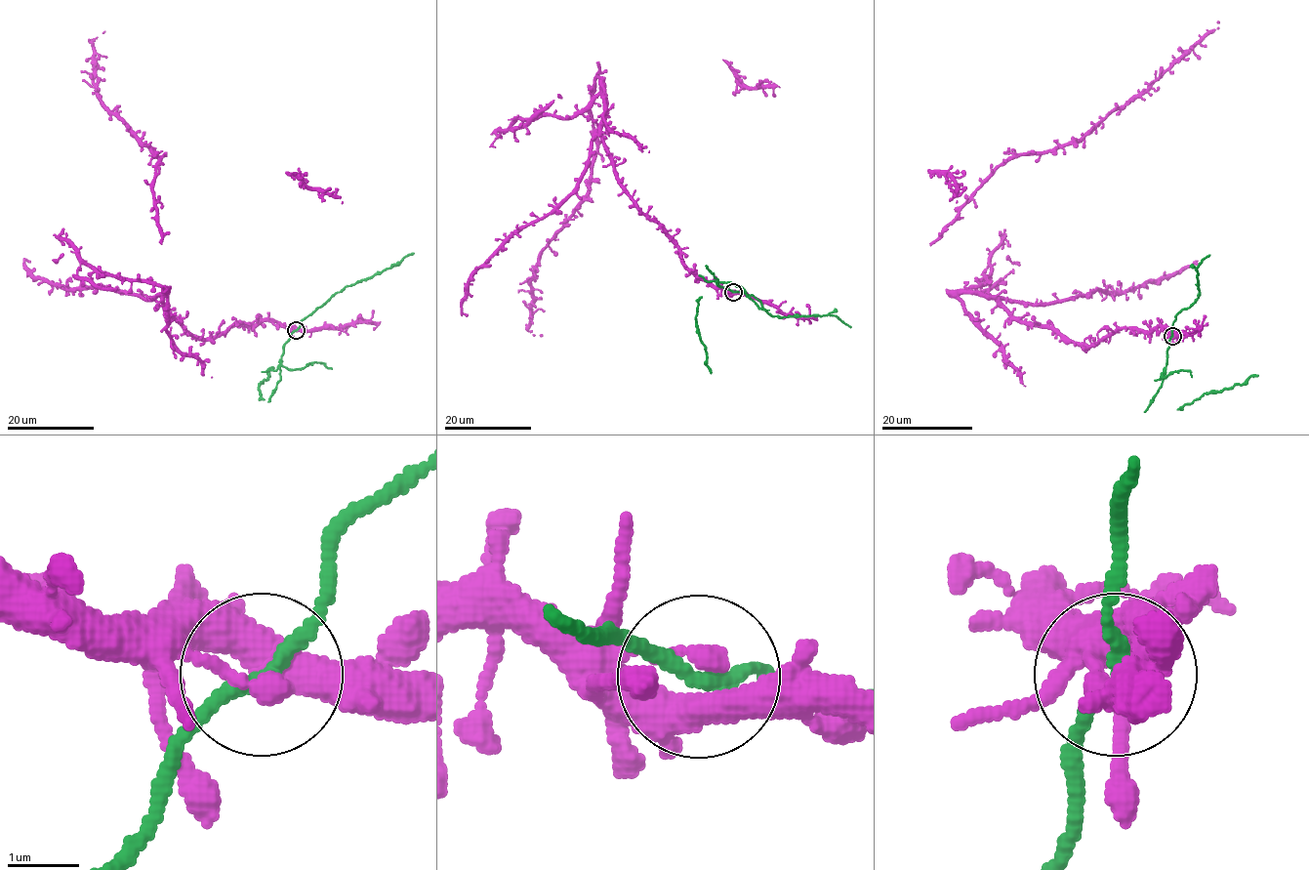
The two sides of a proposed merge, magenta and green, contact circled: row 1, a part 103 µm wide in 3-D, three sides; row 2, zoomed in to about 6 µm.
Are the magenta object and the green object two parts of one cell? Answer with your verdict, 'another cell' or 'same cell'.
another cell

